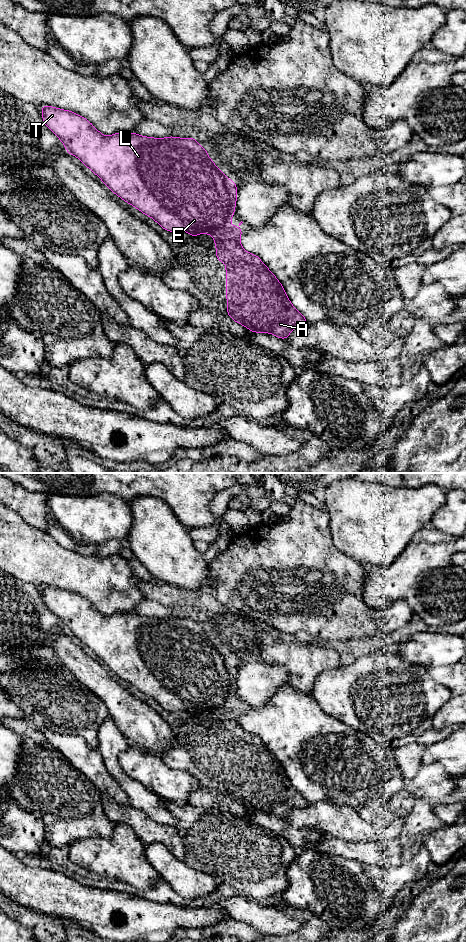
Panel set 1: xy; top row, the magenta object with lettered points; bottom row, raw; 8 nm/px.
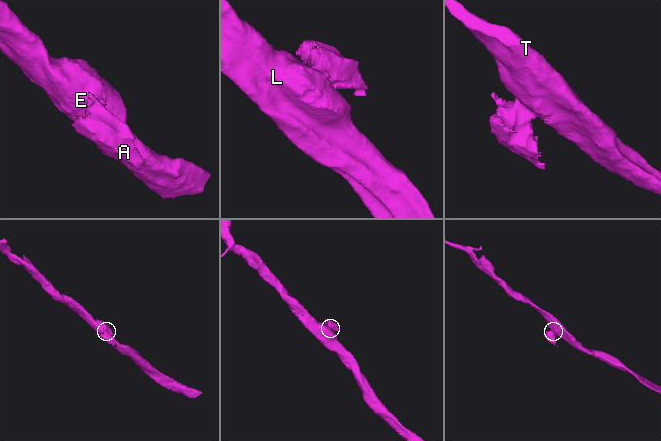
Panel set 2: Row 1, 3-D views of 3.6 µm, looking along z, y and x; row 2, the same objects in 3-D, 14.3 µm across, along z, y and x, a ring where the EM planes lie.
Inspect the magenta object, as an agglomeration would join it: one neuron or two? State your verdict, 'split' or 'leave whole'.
split

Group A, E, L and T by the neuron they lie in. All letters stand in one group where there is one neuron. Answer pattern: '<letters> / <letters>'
A / E L T

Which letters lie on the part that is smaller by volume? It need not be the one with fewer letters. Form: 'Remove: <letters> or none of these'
Remove: A

